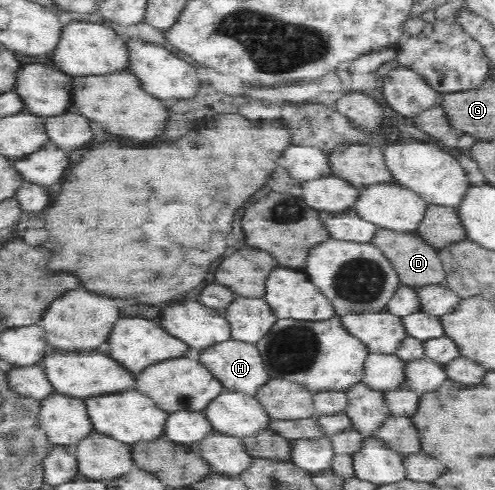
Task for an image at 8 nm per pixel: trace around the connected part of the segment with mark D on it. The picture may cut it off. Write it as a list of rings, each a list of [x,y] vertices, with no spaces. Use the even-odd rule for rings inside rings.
[[[382,228],[372,238],[372,243],[385,252],[385,257],[397,269],[403,285],[418,288],[435,282],[437,284],[443,284],[443,280],[446,278],[446,270],[439,257],[438,248],[431,246],[417,232],[403,232]]]

